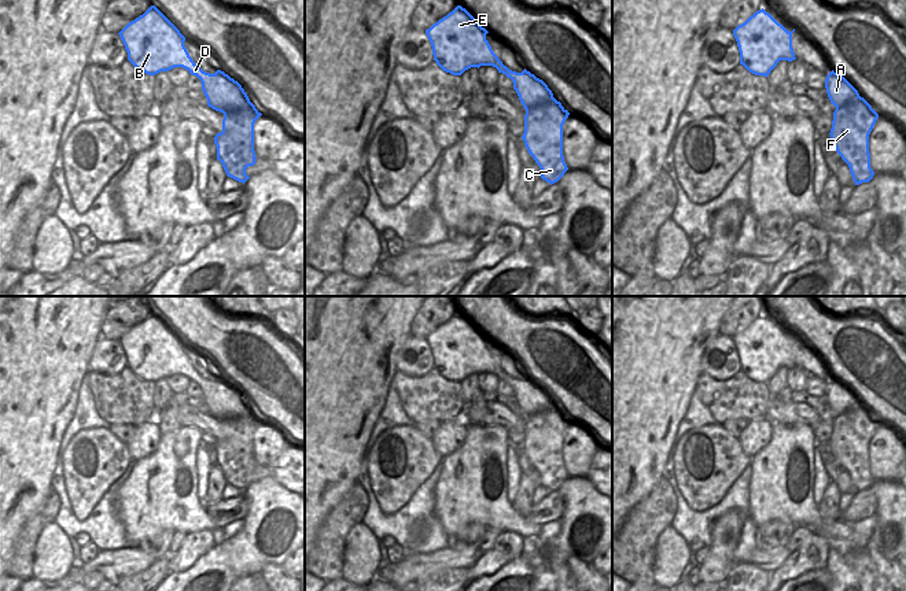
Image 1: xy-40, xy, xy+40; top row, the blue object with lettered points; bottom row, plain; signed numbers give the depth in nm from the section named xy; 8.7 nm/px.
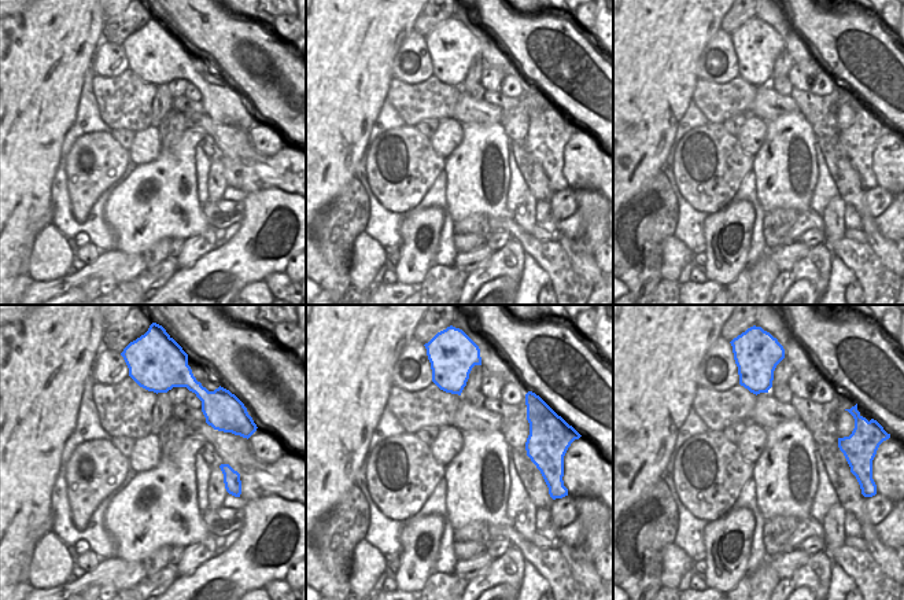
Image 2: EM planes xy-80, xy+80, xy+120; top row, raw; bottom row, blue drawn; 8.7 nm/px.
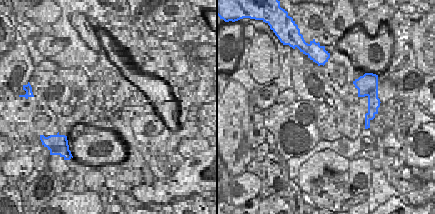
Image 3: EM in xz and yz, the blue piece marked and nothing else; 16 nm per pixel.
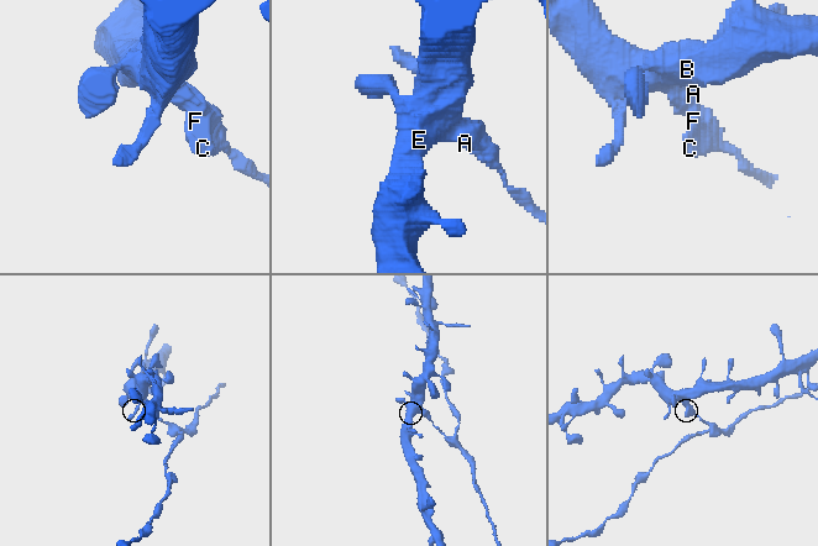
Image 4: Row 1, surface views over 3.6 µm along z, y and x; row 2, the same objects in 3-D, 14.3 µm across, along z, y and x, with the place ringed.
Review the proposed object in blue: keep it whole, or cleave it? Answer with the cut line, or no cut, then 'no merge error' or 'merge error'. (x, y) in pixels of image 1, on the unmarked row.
xy-40 (250, 409), (243, 416), (221, 418) | merge error

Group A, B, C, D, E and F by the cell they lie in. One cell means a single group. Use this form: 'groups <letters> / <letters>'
groups A B D E / C F

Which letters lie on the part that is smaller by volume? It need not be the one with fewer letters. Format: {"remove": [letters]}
{"remove": ["C", "F"]}

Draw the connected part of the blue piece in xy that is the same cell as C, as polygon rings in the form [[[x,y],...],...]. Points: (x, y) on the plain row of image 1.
[[[555,405],[549,411],[526,417],[522,443],[528,461],[550,492],[568,477],[563,463],[563,432],[570,420]]]

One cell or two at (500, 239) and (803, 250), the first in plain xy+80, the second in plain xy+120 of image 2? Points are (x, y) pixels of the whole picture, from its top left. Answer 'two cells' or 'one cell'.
two cells

